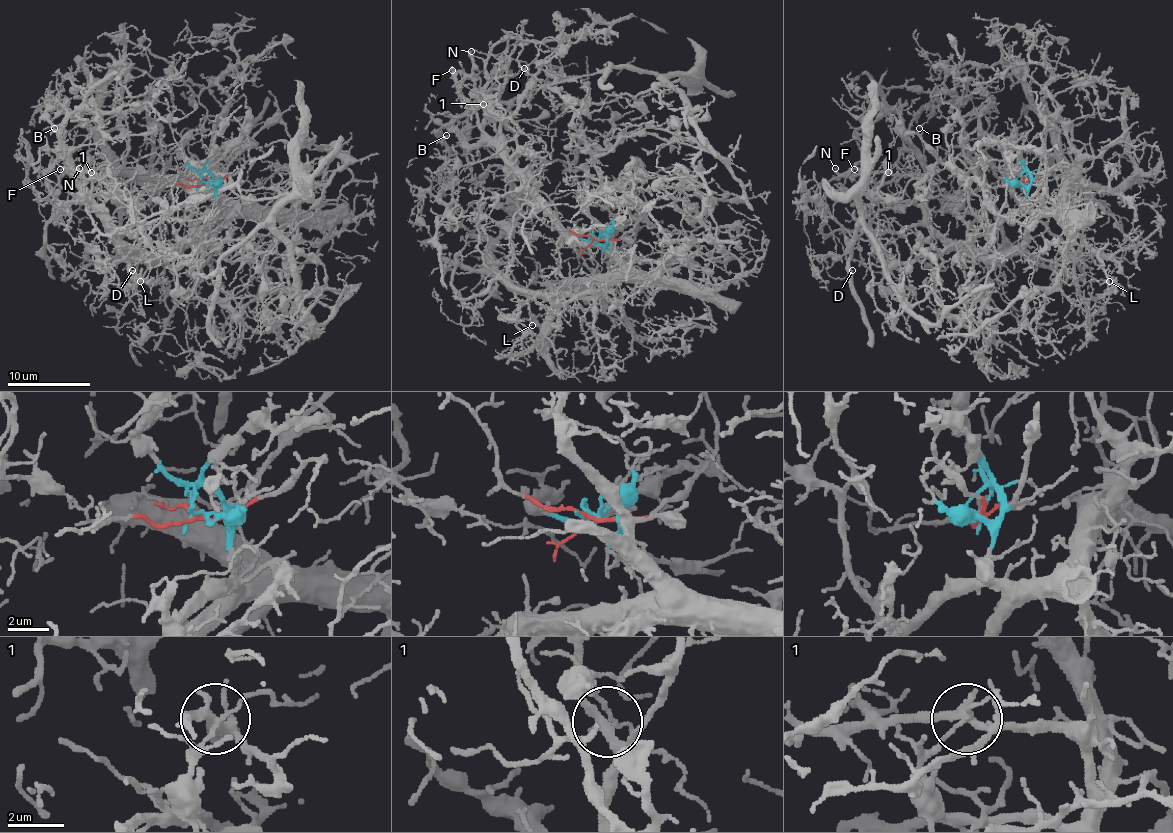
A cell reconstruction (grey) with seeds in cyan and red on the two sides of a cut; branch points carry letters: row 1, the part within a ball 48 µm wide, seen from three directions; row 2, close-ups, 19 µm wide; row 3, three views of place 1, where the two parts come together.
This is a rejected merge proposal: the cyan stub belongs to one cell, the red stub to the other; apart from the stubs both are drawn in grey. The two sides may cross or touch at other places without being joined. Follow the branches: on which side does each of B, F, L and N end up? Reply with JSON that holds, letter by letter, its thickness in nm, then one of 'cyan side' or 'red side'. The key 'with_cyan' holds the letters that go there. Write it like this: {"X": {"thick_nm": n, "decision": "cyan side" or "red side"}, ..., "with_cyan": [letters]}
{"B": {"thick_nm": 140, "decision": "cyan side"}, "F": {"thick_nm": 150, "decision": "cyan side"}, "L": {"thick_nm": 130, "decision": "cyan side"}, "N": {"thick_nm": 220, "decision": "cyan side"}, "with_cyan": ["B", "F", "L", "N"]}

